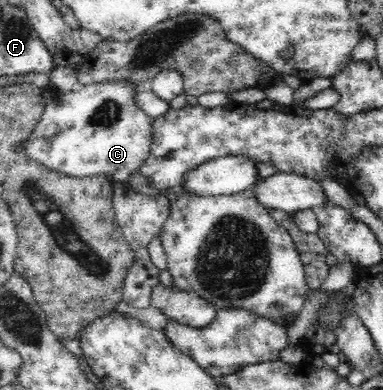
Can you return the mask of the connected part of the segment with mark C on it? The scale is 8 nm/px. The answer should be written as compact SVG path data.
M113 79L81 85L79 89L59 93L57 99L50 101L45 107L42 119L28 142L27 155L41 162L49 170L56 170L75 178L104 174L111 183L129 182L130 174L139 174L139 166L146 160L153 143L150 128L153 119L137 106L136 95L139 91L140 84L131 79Z

